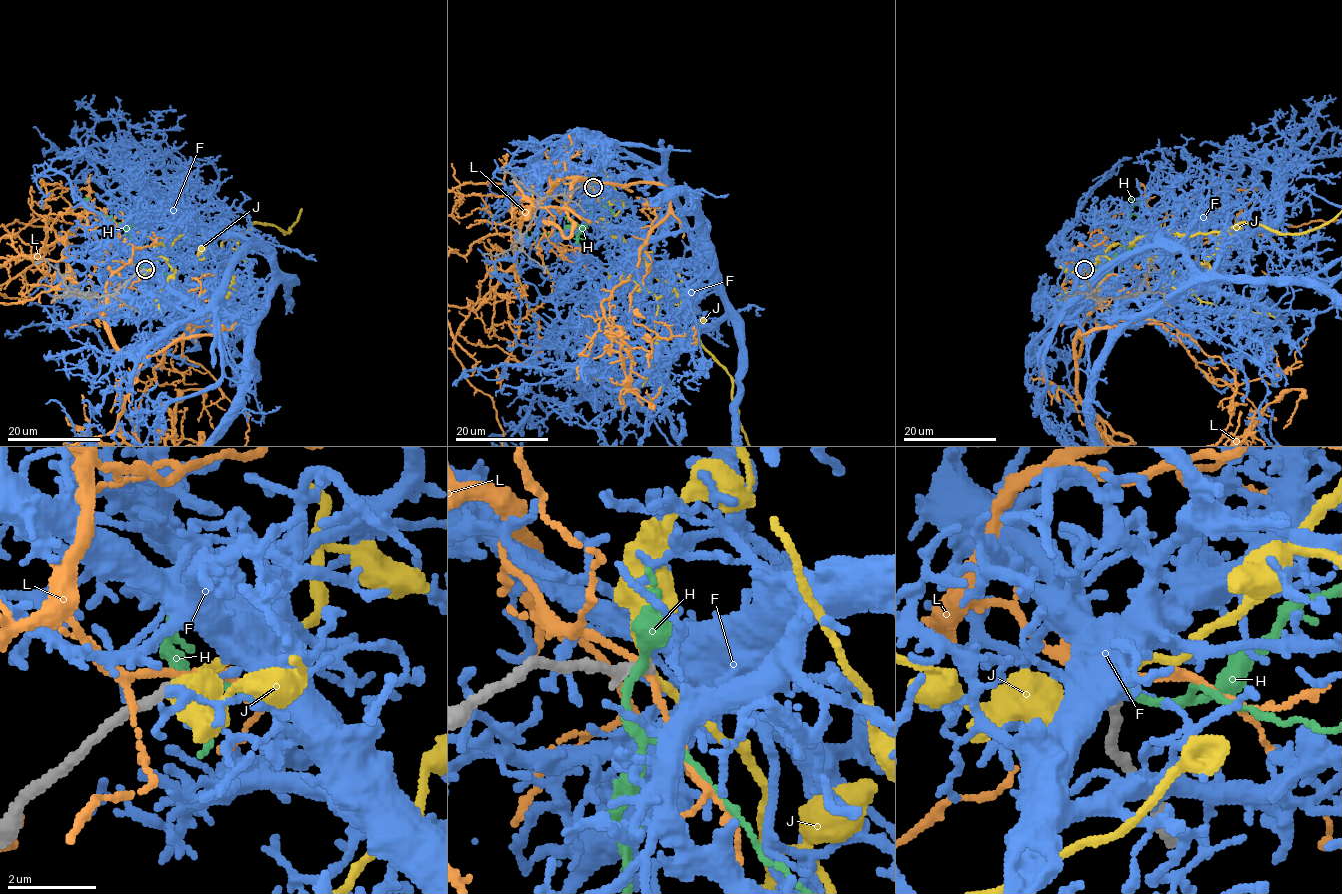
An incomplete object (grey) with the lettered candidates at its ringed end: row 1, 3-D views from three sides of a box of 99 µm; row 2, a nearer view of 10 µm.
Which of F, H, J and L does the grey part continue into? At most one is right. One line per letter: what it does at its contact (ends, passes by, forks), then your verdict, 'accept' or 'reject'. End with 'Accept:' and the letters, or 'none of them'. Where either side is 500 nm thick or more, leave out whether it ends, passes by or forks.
F: it passes by; reject
H: it passes by; reject
J: it passes by; reject
L: it passes by; reject
Accept: none of them

